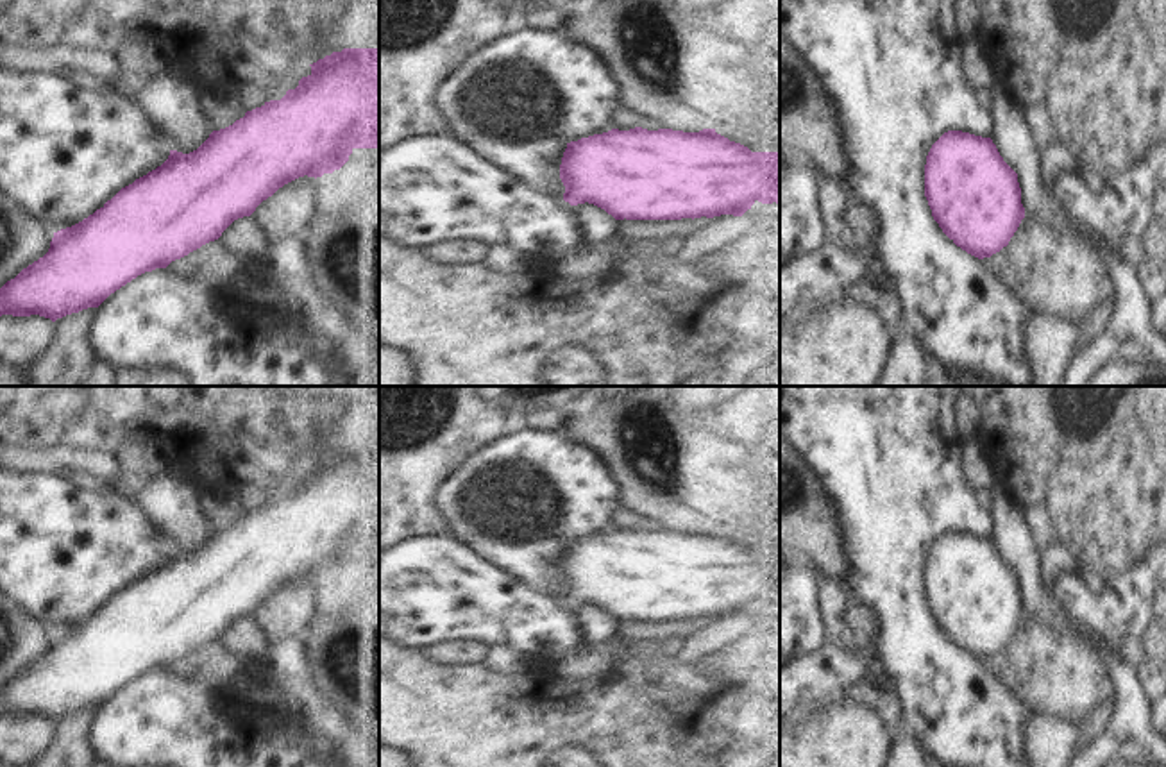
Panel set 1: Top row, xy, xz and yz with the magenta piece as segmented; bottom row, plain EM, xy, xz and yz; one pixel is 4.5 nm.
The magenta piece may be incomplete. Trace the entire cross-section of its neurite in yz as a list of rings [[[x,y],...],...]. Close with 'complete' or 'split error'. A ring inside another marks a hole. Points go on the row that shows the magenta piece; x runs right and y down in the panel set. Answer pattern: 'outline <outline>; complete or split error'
outline [[[944,132],[925,164],[925,197],[942,232],[984,259],[1009,245],[1025,218],[1018,173],[991,138]]]; complete

